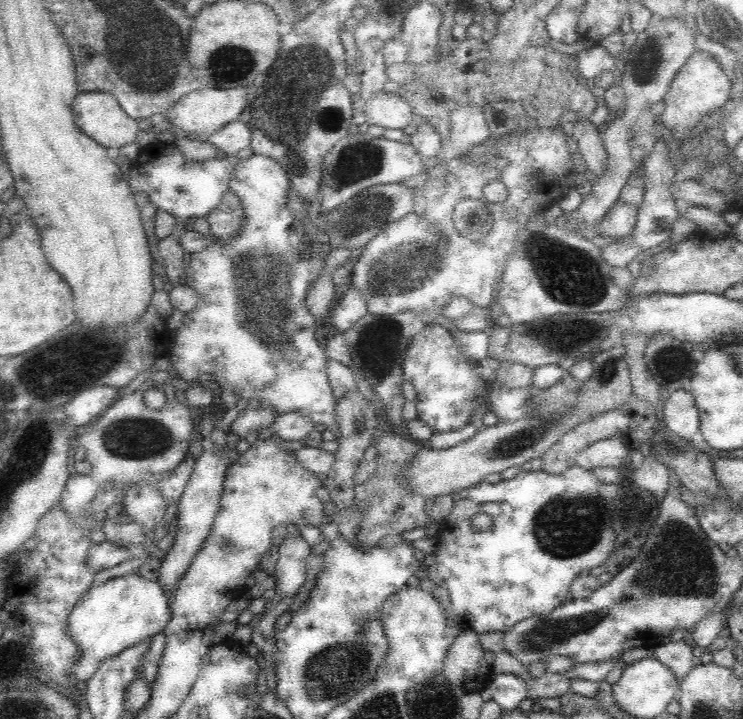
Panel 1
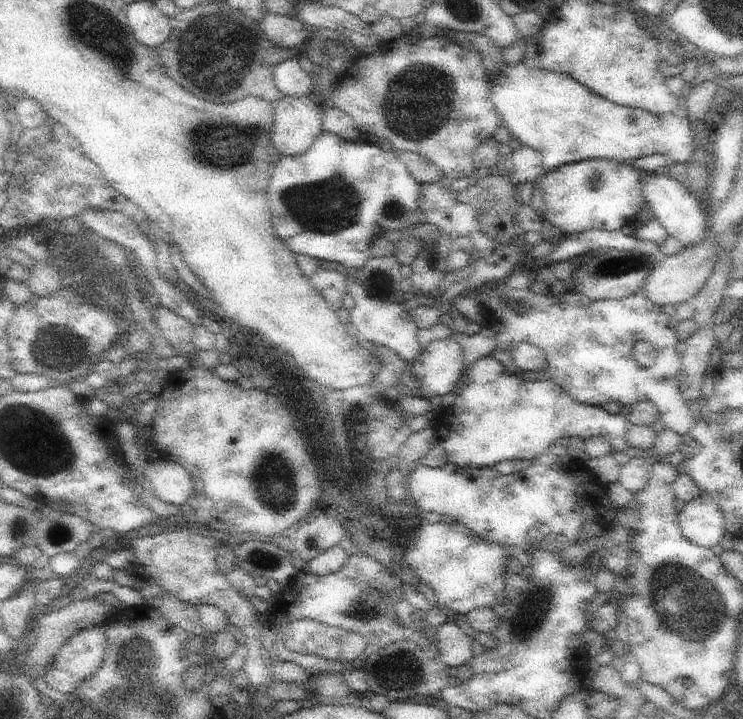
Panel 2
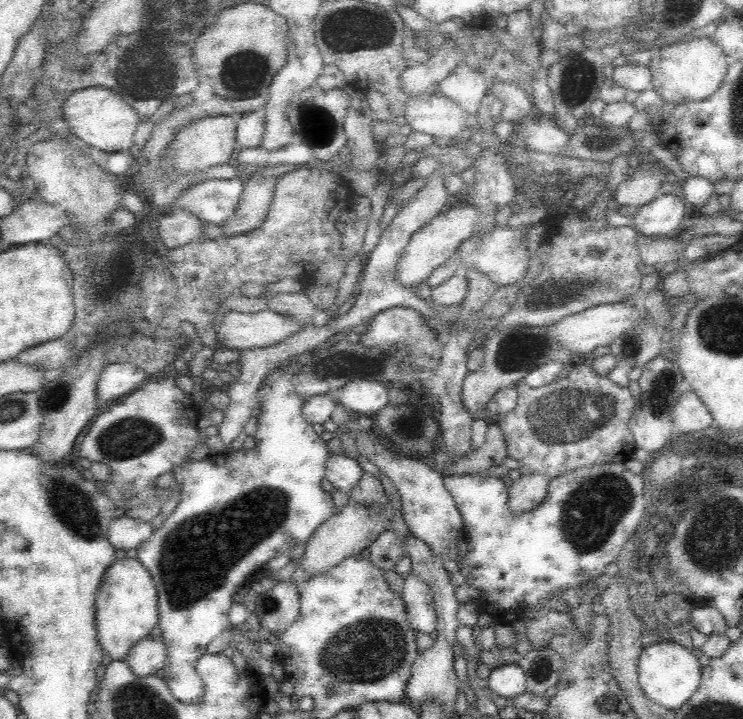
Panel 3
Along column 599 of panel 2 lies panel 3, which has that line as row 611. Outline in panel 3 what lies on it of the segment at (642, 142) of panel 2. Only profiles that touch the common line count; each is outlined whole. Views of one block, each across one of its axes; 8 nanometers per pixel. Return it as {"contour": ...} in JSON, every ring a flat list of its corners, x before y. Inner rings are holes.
{"contour":[[138,558,116,560,102,576,100,590,96,594,96,630,106,660,126,660,128,652,160,622,158,588,148,568]]}

